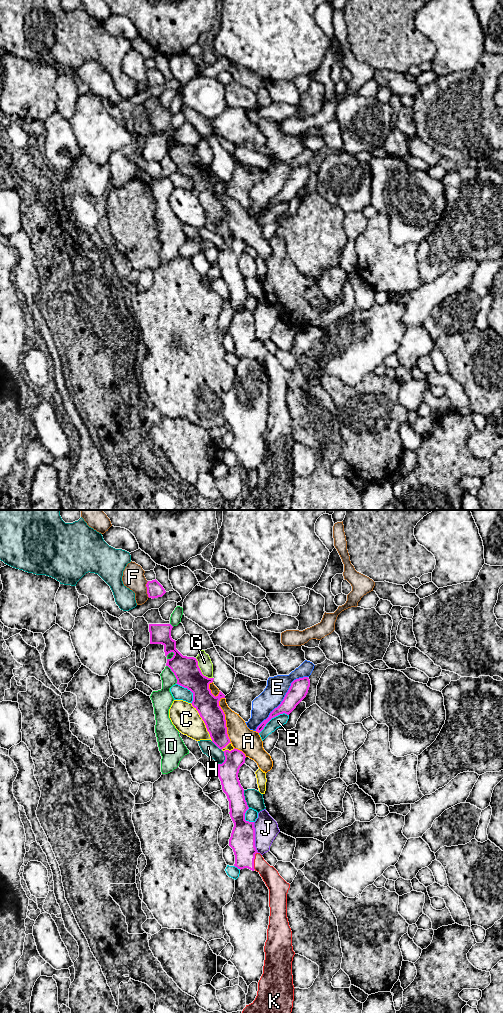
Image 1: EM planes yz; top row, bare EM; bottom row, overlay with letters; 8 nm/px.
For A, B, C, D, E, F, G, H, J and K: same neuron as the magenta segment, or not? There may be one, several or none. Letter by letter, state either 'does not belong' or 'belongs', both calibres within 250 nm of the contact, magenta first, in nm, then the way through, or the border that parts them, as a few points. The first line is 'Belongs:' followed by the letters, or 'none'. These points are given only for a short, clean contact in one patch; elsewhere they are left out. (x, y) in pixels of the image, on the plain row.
Belongs: K
A: does not belong; 190 nm thick on the magenta side, 190 nm on the other
B: does not belong; 140 nm thick on the magenta side, 90 nm on the other
C: does not belong; 190 nm thick on the magenta side, 220 nm on the other
D: does not belong; 200 nm thick on the magenta side, 160 nm on the other
E: does not belong; 150 nm thick on the magenta side, 170 nm on the other
F: does not belong; 130 nm thick on the magenta side, 180 nm on the other
G: does not belong; 200 nm thick on the magenta side, 110 nm on the other
H: does not belong; 160 nm thick on the magenta side, 110 nm on the other
J: does not belong; 200 nm thick on the magenta side, 190 nm on the other; border along yz (253, 310), (254, 334), (258, 340)
K: belongs; 200 nm thick on the magenta side, 140 nm on the other; runs through yz (242, 329), (245, 341), (253, 349), (275, 371)

